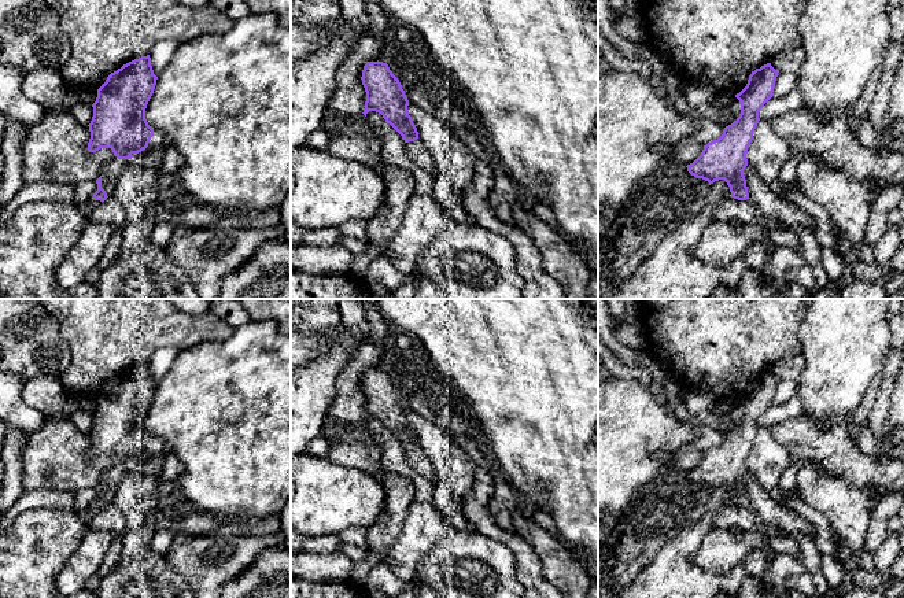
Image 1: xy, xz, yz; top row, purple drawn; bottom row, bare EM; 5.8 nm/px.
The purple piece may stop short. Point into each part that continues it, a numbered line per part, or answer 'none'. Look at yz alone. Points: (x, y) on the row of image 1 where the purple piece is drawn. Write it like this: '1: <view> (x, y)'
1: yz (768, 203)

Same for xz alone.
1: xz (416, 151)

